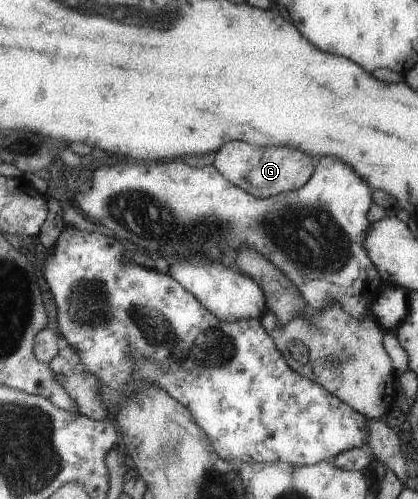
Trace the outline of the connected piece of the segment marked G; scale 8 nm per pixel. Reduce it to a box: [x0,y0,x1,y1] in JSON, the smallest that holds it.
[212,142,315,199]

